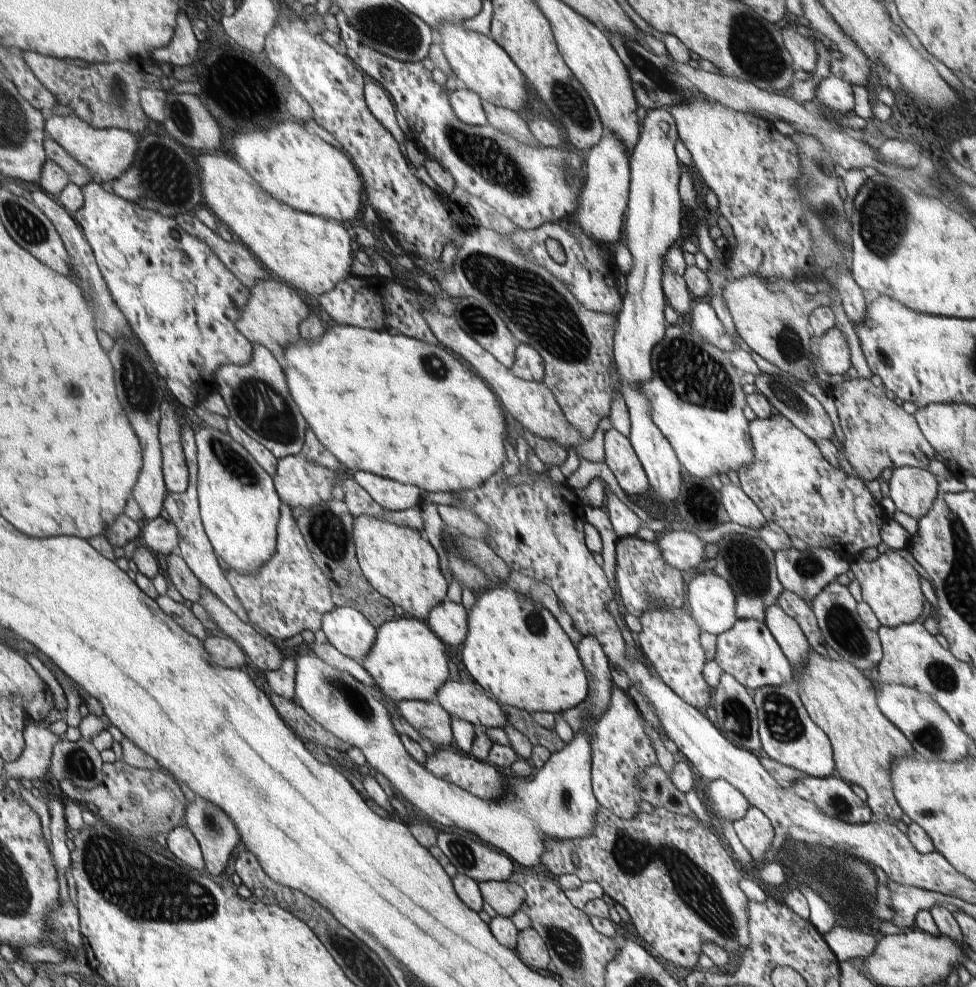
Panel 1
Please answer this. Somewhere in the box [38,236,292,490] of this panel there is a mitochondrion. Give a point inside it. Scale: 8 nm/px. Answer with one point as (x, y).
(139, 385)

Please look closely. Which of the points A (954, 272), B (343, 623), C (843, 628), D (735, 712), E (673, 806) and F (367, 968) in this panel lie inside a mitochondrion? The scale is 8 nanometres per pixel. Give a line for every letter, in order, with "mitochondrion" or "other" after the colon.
A: other
B: other
C: mitochondrion
D: mitochondrion
E: other
F: mitochondrion

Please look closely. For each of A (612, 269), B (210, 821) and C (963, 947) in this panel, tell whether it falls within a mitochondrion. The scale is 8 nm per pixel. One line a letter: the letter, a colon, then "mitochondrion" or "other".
A: other
B: mitochondrion
C: other

